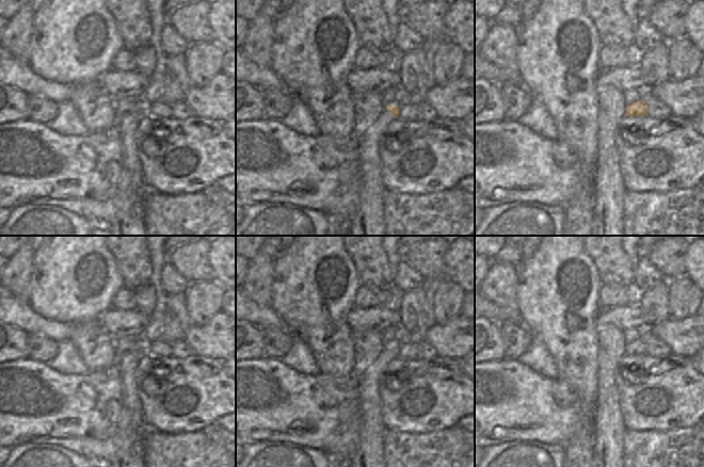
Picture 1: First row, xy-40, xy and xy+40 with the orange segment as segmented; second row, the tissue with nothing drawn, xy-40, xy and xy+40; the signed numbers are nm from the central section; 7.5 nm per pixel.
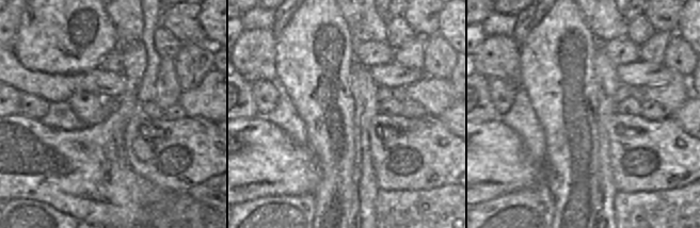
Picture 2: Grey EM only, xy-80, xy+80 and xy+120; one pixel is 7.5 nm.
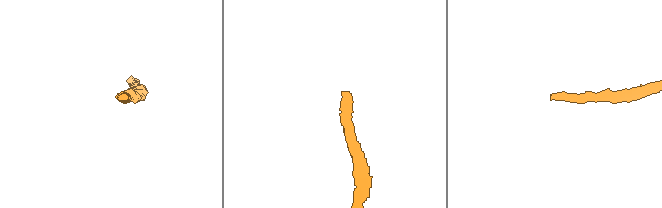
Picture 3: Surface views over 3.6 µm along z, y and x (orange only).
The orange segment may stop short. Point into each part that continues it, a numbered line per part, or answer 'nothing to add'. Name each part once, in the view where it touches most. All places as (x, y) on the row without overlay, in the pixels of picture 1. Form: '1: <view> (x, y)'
1: xy (406, 350)

